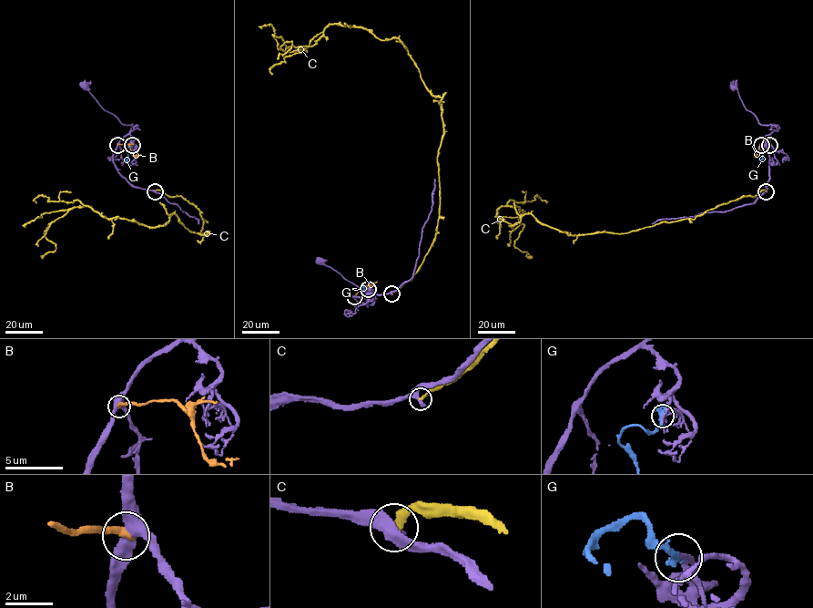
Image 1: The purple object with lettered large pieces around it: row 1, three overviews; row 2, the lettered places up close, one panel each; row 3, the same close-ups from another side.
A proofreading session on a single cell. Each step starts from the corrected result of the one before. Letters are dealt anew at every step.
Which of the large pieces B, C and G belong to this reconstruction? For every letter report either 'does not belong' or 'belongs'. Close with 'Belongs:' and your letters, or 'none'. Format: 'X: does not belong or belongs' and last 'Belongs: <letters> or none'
B: does not belong
C: does not belong
G: does not belong
Belongs: none

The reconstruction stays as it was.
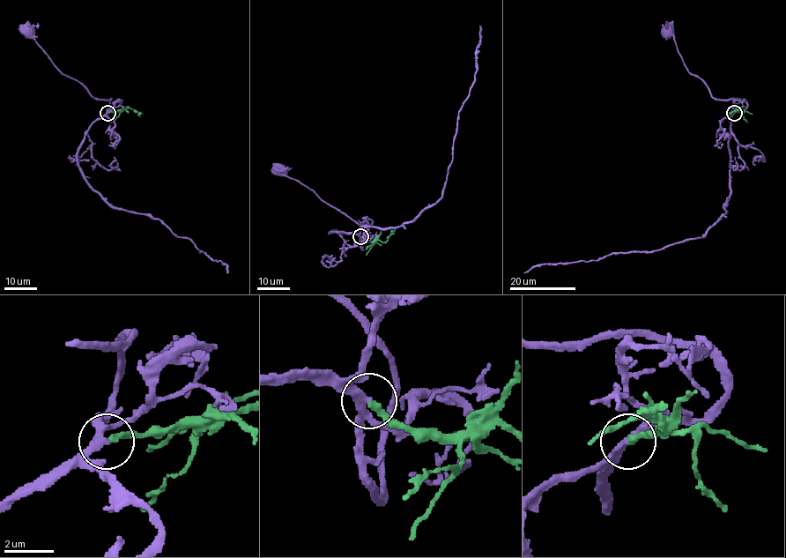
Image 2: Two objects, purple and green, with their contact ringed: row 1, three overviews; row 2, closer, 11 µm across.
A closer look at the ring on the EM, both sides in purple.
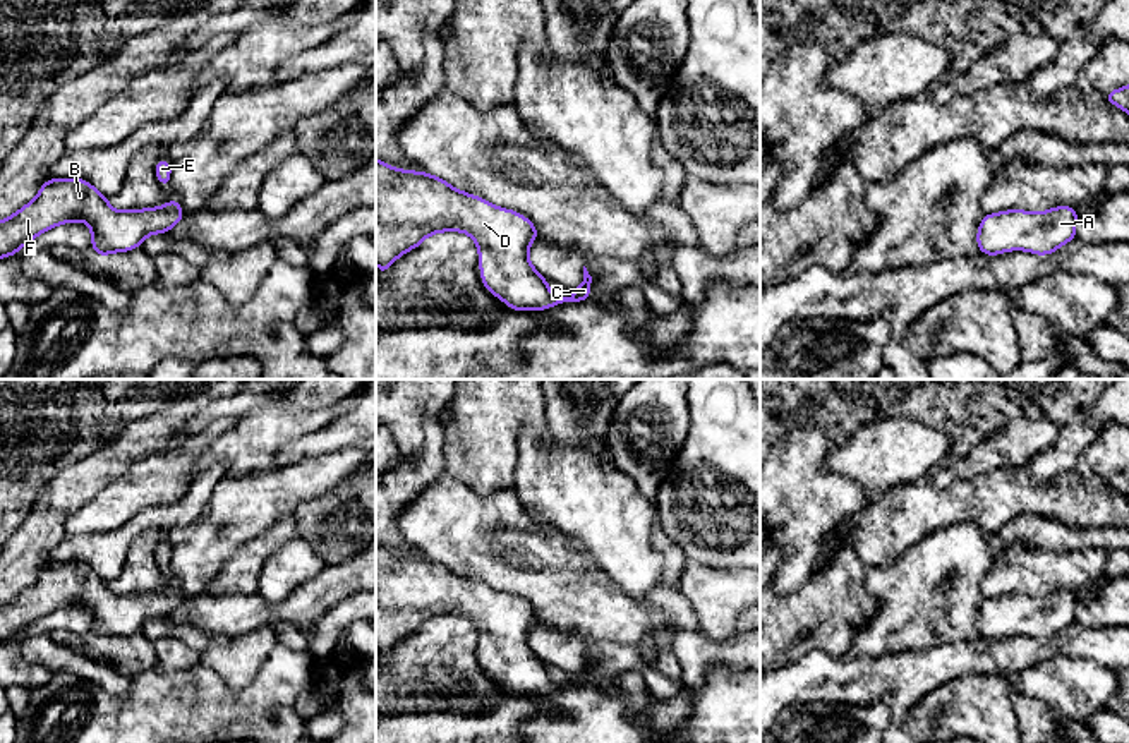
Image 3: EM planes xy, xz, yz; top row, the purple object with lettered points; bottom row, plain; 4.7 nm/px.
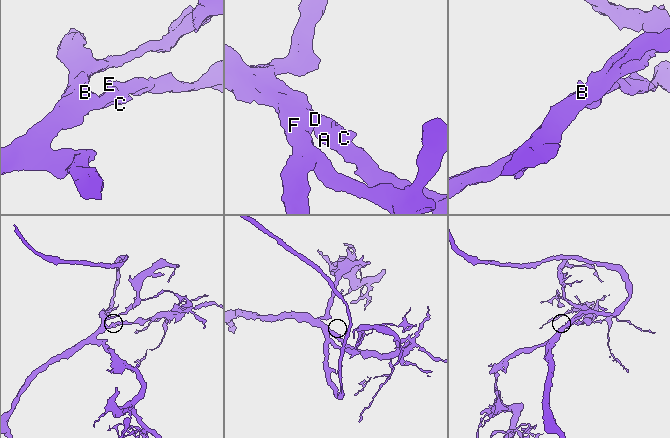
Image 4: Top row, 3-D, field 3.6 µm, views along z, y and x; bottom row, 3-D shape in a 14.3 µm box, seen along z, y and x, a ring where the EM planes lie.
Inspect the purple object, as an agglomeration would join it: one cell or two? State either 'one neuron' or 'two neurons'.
one neuron

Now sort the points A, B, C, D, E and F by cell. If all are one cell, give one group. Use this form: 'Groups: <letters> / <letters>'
Groups: A B C D E F

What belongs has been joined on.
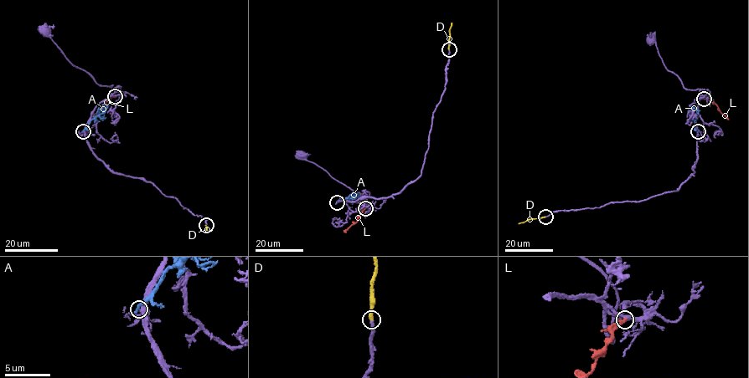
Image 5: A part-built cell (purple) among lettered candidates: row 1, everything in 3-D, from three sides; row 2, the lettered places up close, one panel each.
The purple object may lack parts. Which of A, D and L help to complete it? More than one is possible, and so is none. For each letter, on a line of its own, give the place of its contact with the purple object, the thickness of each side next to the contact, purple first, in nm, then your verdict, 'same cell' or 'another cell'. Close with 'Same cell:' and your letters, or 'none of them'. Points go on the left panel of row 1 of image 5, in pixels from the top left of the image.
A: contact (83, 131); calibres 360 and 360 nm; another cell
D: contact (206, 225); calibres 220 and 300 nm; same cell
L: contact (115, 96); calibres 280 and 280 nm; another cell
Same cell: D

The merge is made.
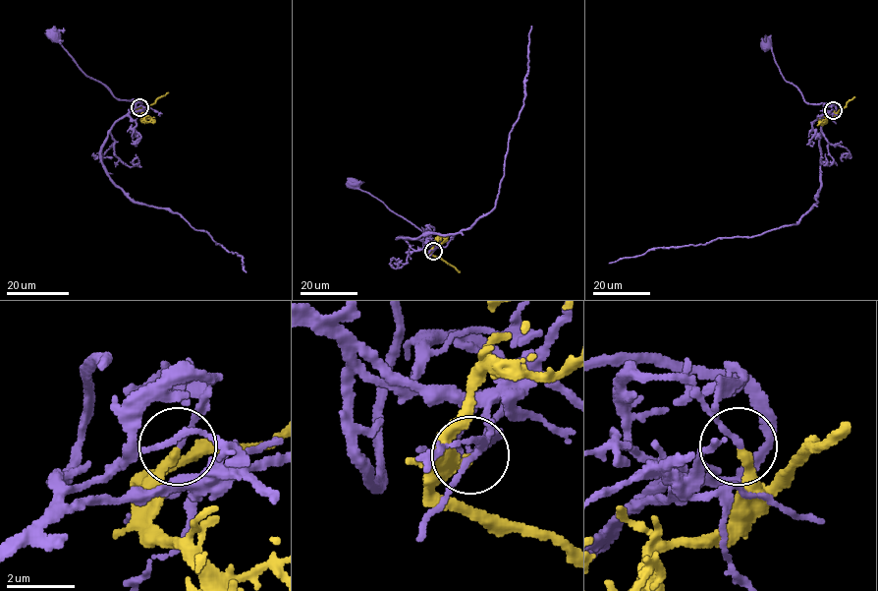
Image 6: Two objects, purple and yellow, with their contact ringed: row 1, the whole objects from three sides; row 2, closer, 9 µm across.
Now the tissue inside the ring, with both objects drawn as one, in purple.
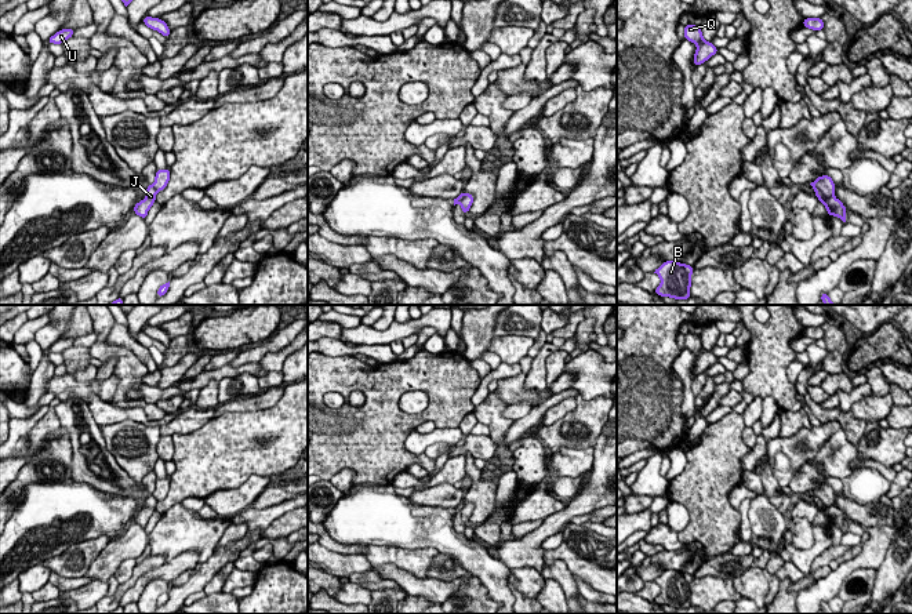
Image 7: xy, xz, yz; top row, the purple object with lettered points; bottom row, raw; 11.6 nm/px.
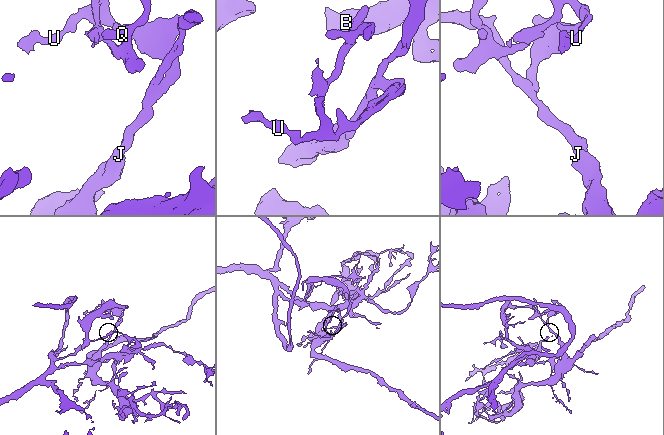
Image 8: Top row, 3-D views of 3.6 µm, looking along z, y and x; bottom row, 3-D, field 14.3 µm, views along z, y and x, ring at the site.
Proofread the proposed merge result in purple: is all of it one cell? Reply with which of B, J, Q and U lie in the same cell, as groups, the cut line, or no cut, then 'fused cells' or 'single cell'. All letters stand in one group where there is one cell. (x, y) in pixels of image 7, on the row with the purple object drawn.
B Q U / J; cut in yz along (814, 186), (827, 196), (832, 196); fused cells

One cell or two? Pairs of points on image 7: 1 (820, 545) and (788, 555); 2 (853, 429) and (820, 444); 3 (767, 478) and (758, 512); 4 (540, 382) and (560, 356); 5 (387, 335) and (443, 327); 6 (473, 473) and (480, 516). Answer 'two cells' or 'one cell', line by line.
1: one cell
2: two cells
3: two cells
4: two cells
5: one cell
6: one cell

